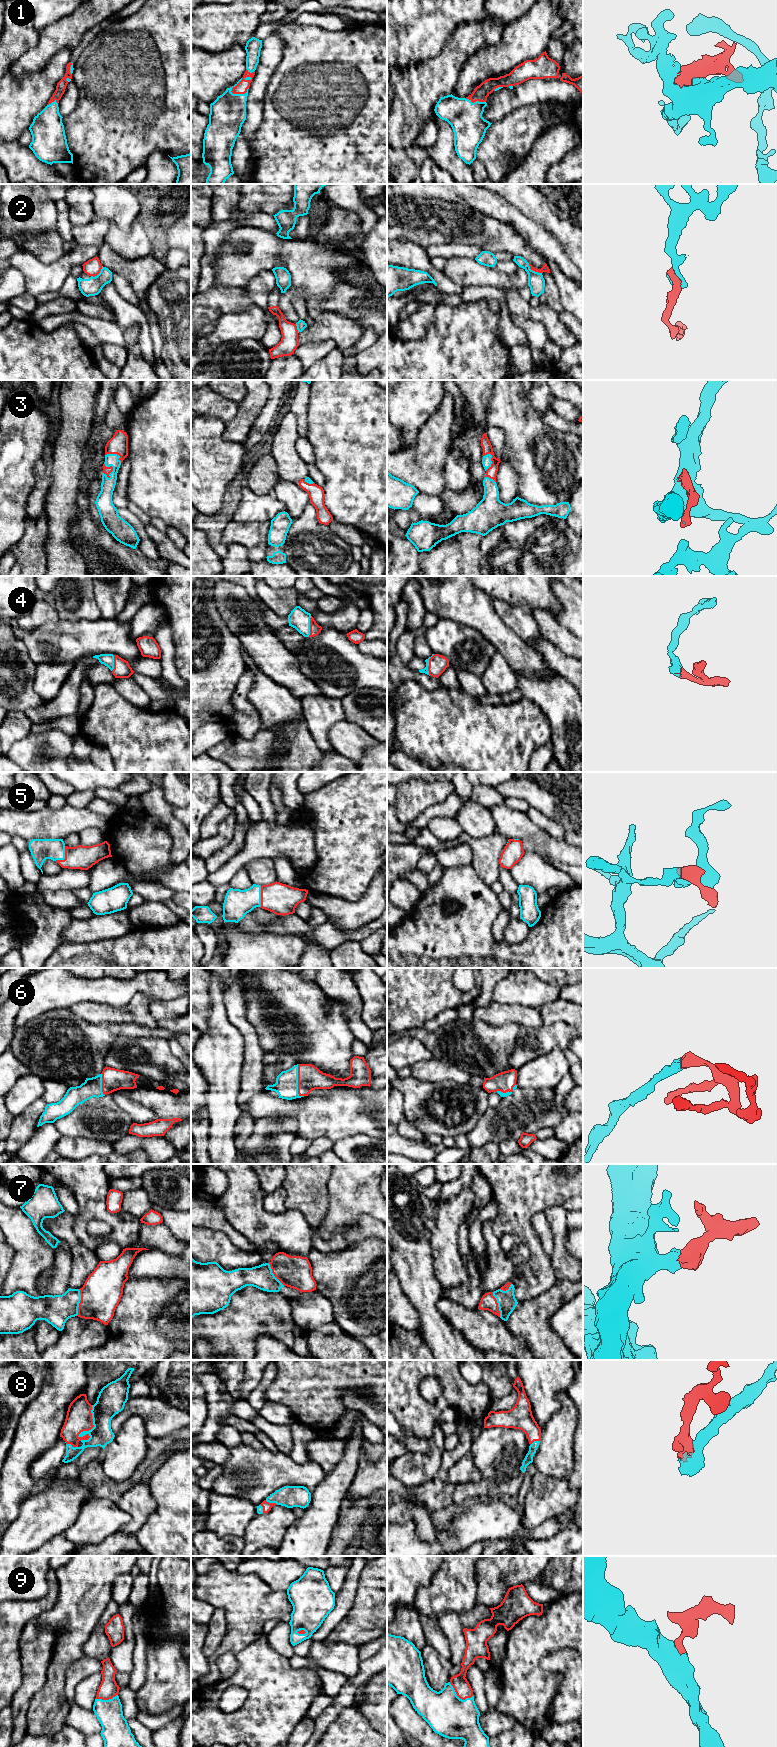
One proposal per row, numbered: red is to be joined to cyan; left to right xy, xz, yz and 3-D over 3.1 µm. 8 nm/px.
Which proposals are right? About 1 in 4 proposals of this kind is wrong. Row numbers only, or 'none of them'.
1, 3, 4, 5, 6, 7, 8, 9

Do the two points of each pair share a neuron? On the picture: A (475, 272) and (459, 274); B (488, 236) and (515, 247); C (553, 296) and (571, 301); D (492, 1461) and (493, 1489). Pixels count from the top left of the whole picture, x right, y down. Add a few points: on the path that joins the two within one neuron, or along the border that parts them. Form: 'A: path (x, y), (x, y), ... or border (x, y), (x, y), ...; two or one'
A: path (471, 272), (463, 272); one
B: path (495, 236), (508, 240); one
C: border (551, 276), (556, 285), (562, 309); two
D: border (483, 1477), (497, 1484); two

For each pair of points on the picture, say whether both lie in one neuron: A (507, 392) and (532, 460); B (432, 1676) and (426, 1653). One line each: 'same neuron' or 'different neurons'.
A: same neuron
B: same neuron

